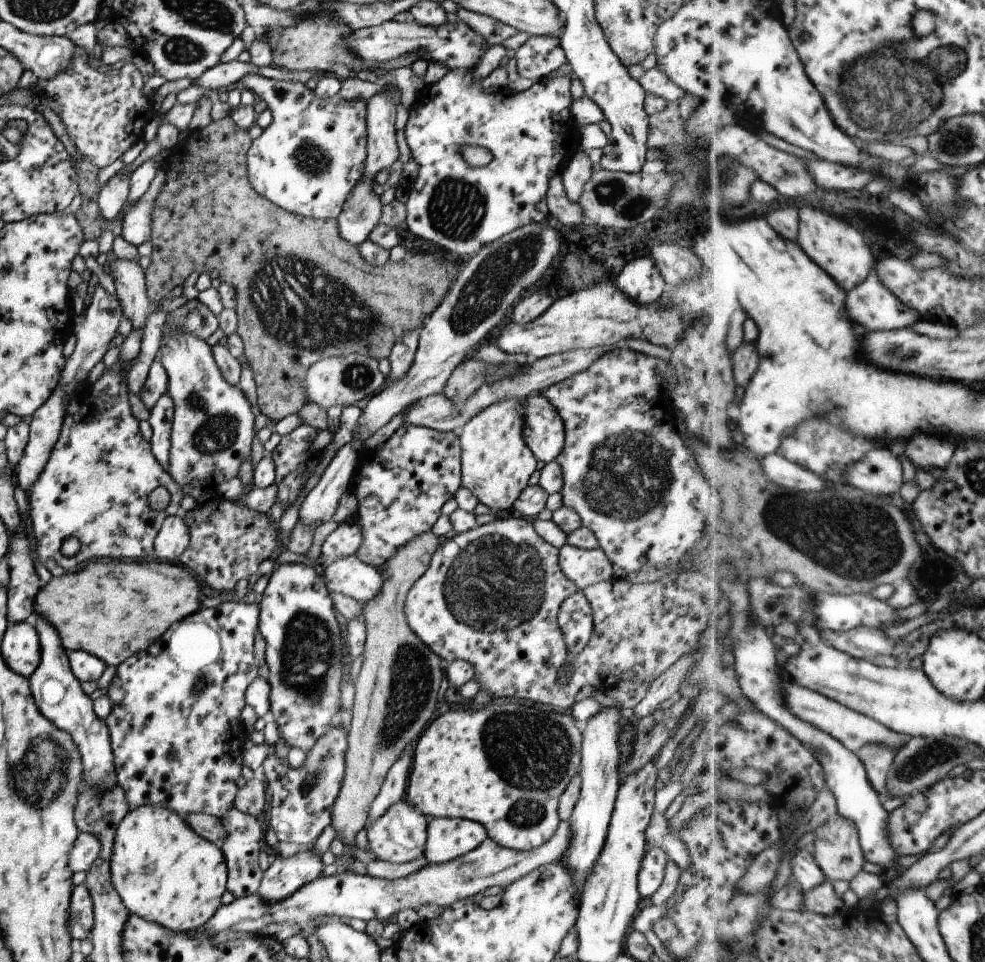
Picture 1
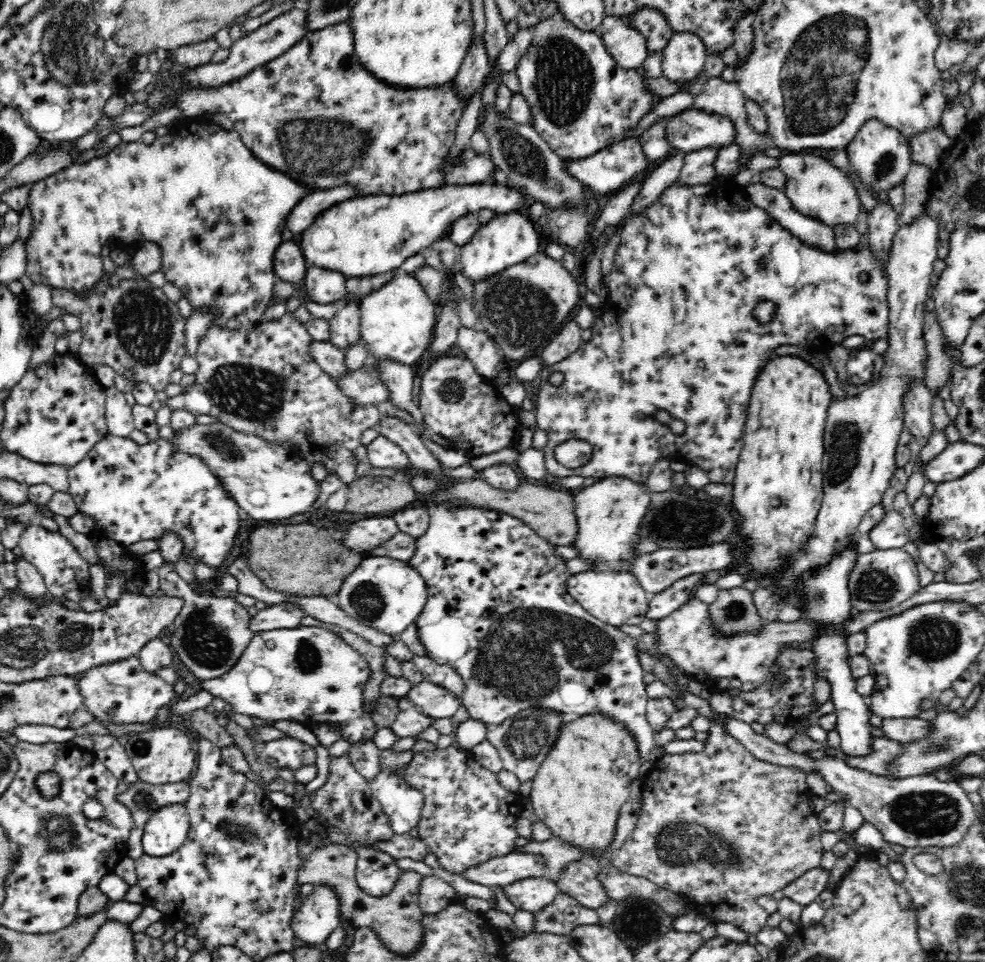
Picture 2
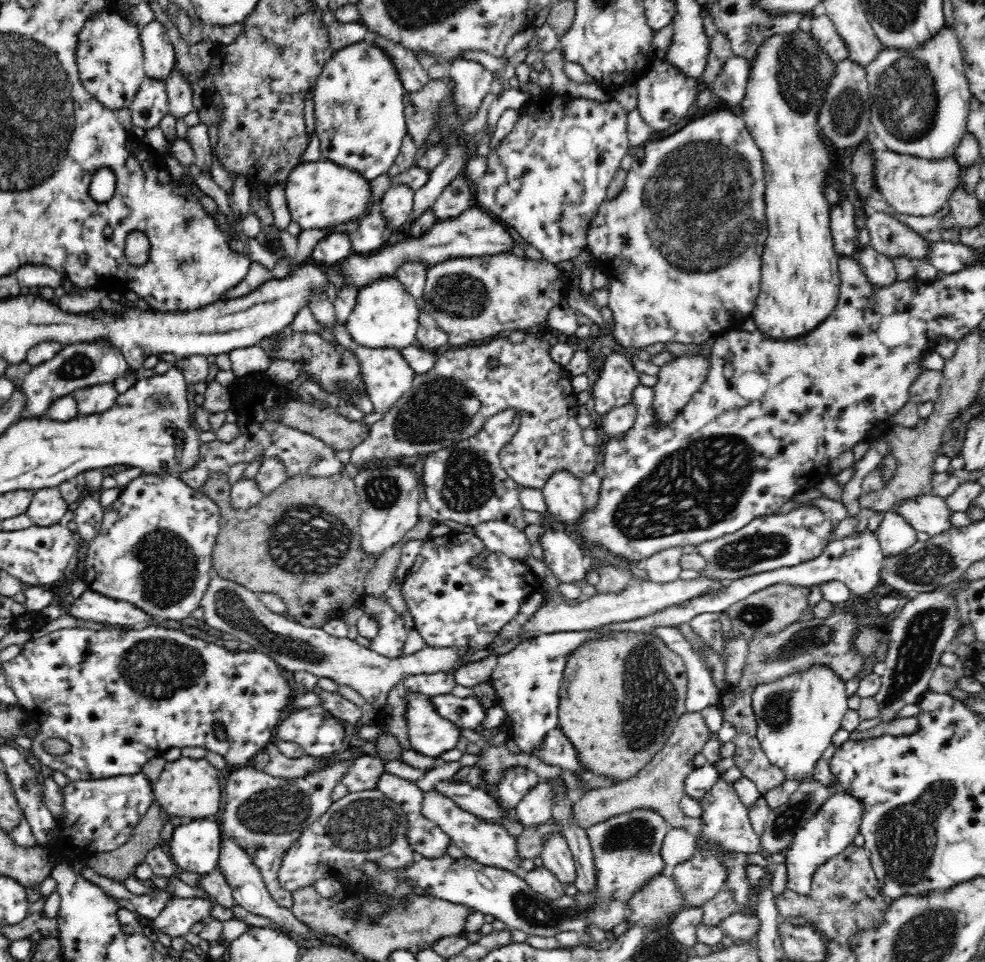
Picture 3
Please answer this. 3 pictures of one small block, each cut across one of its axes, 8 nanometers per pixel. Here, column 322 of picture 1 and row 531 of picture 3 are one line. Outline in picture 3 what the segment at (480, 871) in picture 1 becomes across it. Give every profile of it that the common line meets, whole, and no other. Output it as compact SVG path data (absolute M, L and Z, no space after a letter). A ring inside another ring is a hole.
M895 512L884 514L876 536L885 556L901 554L918 541L917 531L910 522Z

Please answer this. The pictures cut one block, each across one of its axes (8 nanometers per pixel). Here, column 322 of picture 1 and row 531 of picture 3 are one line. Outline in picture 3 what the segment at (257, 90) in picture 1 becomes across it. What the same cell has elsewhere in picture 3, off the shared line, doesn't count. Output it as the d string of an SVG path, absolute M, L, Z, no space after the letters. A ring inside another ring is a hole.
M142 473L122 488L116 502L103 509L104 522L89 544L83 568L81 580L88 591L129 602L153 616L156 623L188 618L198 608L213 577L212 554L220 533L219 504L201 490L190 488L178 476Z

